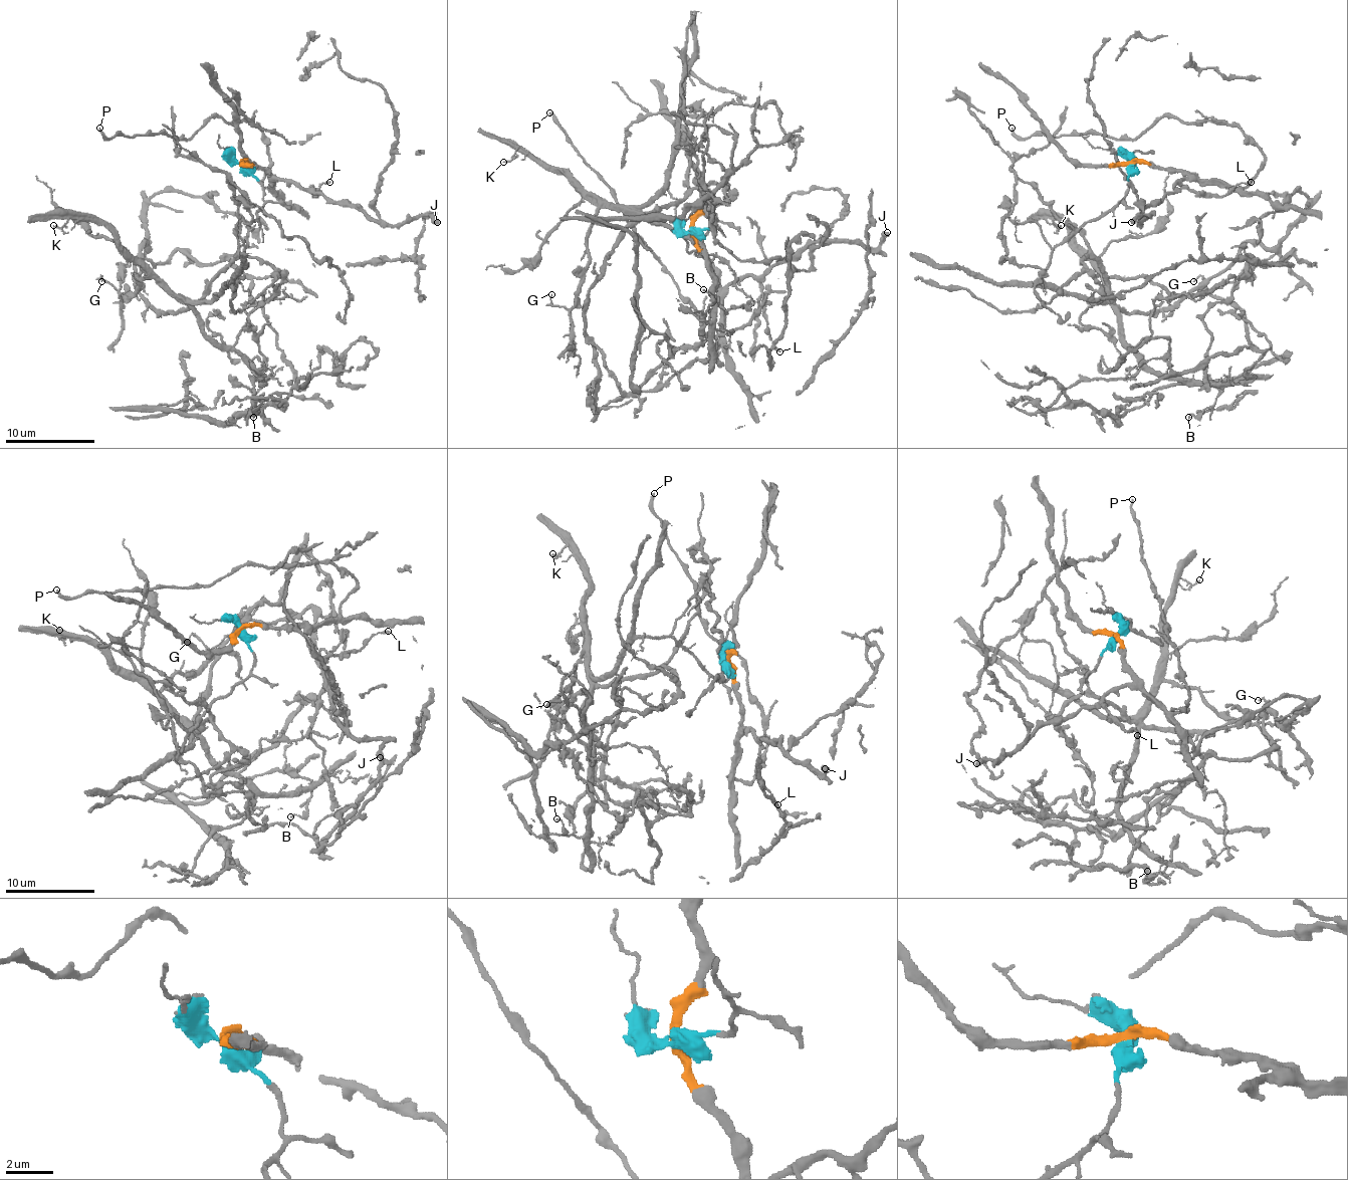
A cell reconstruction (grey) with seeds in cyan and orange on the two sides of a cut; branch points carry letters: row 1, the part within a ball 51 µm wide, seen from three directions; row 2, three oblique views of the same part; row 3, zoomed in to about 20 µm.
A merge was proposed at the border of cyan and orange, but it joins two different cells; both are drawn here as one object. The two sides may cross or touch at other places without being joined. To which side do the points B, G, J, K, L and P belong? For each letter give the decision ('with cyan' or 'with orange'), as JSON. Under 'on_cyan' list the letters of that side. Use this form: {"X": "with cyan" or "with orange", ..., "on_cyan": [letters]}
{"B": "with cyan", "G": "with cyan", "J": "with orange", "K": "with cyan", "L": "with orange", "P": "with orange", "on_cyan": ["B", "G", "K"]}

